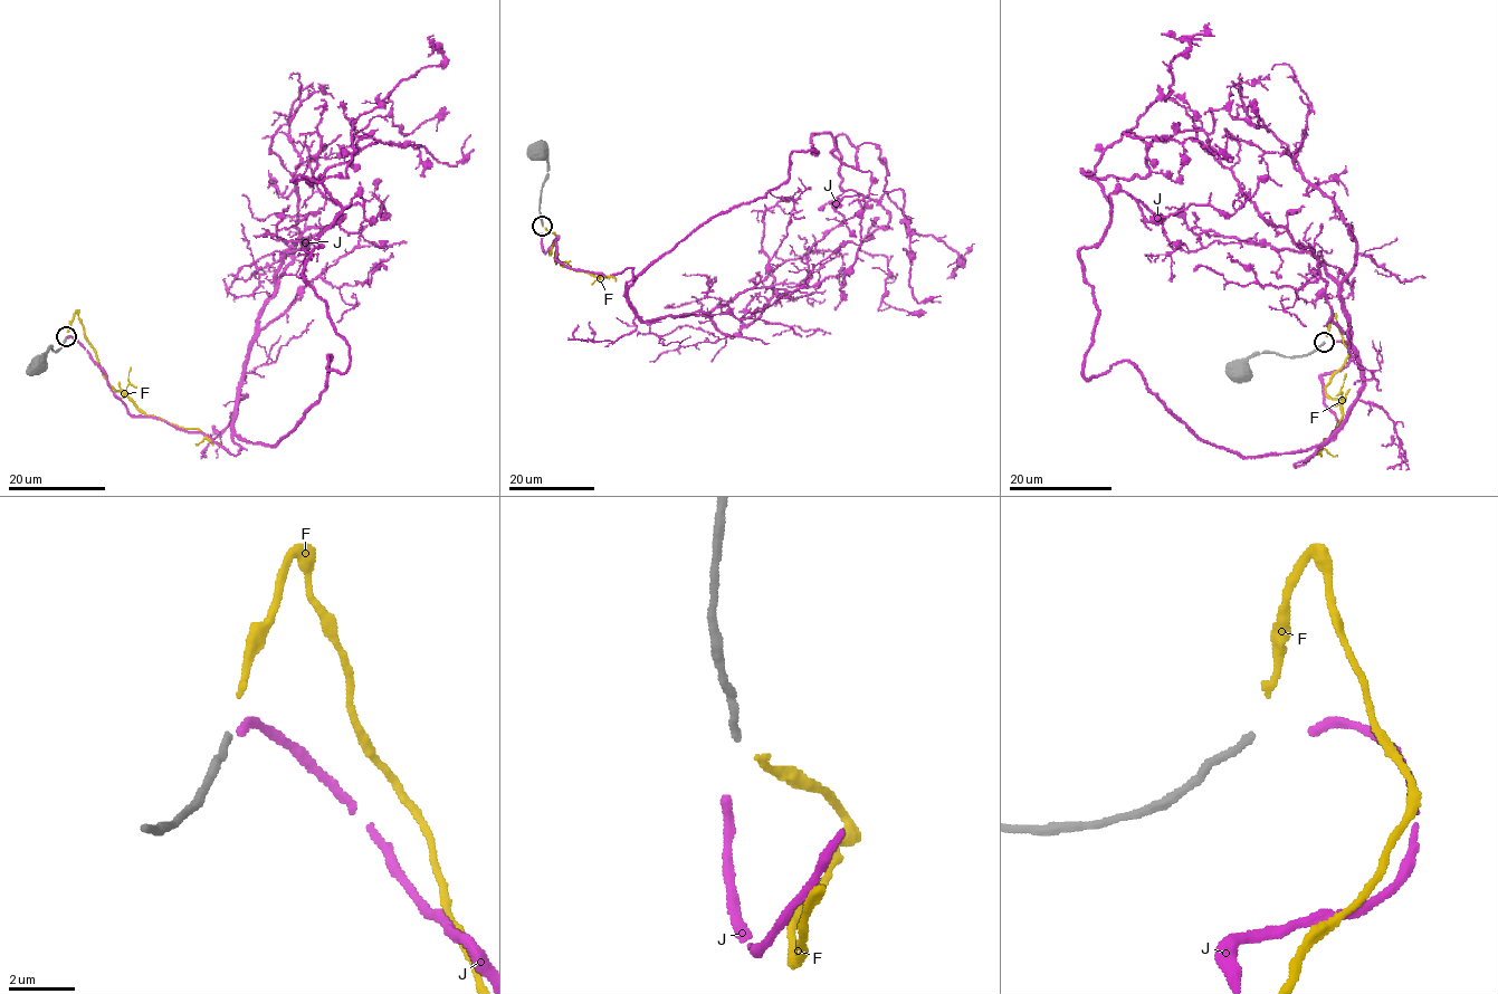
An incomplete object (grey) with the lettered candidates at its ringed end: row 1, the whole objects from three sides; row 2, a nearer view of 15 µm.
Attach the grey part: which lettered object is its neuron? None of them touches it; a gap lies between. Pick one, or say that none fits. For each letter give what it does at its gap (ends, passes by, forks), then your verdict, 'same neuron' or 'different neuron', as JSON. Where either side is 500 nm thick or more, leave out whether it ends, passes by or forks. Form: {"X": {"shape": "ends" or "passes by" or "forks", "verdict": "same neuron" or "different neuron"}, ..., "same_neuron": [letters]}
{"F": {"shape": "ends", "verdict": "same neuron"}, "J": {"shape": "ends", "verdict": "different neuron"}, "same_neuron": ["F"]}

